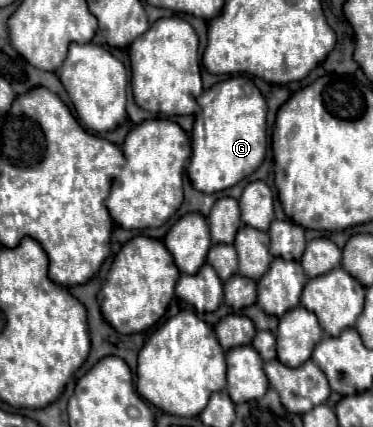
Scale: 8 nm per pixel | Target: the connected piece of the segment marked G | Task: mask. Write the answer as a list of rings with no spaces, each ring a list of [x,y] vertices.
[[[245,75],[215,83],[203,91],[197,103],[201,111],[195,116],[191,133],[192,154],[187,175],[197,191],[215,193],[237,185],[261,165],[267,149],[267,103]]]

